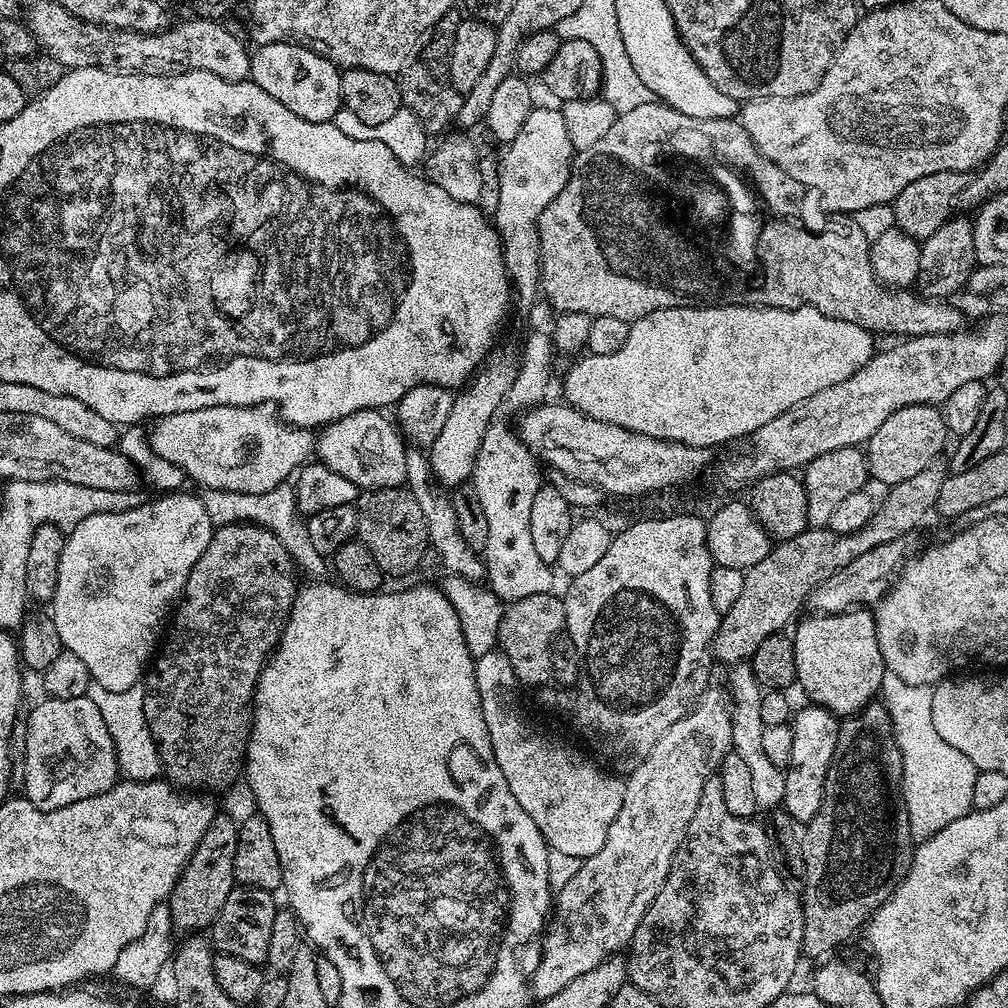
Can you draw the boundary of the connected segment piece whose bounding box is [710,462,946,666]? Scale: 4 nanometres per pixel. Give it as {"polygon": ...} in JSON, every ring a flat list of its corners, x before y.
{"polygon":[[937,462,926,466,926,470,914,474,914,478,906,478,906,482,891,485,885,491,888,493,884,501,879,501,876,512,870,522,862,526,862,530,841,536,827,526,809,526,802,534,779,541,766,554,766,558,762,558,762,562,757,562,744,572,742,594,734,606,721,615,716,637,712,640,711,655,715,659,717,656,725,666,751,661,754,650,762,646,762,638,770,638,770,634,775,632,784,632,787,624,791,625,801,615,800,607,805,607,815,584,850,566,850,562,854,562,854,558,862,558,866,550,905,539,909,535,907,532,914,531,928,515,933,515,938,502,938,490,942,490,946,475,946,468,942,464]]}

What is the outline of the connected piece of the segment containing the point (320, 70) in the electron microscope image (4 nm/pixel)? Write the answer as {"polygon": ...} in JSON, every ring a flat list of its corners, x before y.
{"polygon":[[262,44,251,53,252,70,250,79,270,98,278,98,286,110,298,114,306,122,335,121,336,113,342,107,340,98,341,69,331,64,324,56,319,56,297,44]]}

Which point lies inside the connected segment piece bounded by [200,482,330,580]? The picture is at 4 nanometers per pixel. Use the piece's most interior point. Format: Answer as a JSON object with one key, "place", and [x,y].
{"place":[277,510]}

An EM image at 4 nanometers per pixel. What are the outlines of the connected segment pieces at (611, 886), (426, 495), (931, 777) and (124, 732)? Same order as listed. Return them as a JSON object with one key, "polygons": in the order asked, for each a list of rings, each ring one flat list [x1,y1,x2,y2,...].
{"polygons":[[[716,686,708,687,696,705,682,719,674,722,674,726,670,726,670,730,666,730,662,738,658,738,658,746,654,746,654,750,646,754,642,763,633,772,627,773,622,810,618,810,618,818,614,818,610,834,606,834,606,842,602,842,602,850,598,850,598,854,593,856,583,857,578,874,574,874,574,878,570,878,570,882,566,882,566,886,555,893,554,915,546,925,538,970,534,970,530,985,531,995,537,1001,558,994,558,990,570,986,574,978,590,974,594,966,627,949,632,943,638,922,642,922,658,890,662,890,666,874,670,874,674,854,690,826,690,818,694,818,694,810,698,810,702,786,706,786,711,776,717,775,724,755,731,749,732,710,729,697,721,689,720,692]],[[416,446,409,447,406,451,406,487,412,493,414,502,418,502,419,508,422,509,422,518,426,518,431,551,436,551,445,573,461,576,473,582,483,581,486,573,481,553,470,547,466,538,462,538,462,530,458,530,458,517,454,514,452,496,434,479,431,459,420,452,423,451]],[[885,671,880,696,890,714,898,750,902,750,902,791,908,825,913,837,923,842,938,834,938,830,950,826,950,822,973,811,974,778,978,769,962,750,954,750,954,746,934,730,932,688,929,685,902,682,898,674]],[[93,684,87,696,98,706,98,710,102,710,102,720,106,722,106,728,110,730,110,738,114,742,121,777,138,782,161,779,160,755,146,722,143,691,134,687,119,692]]]}

